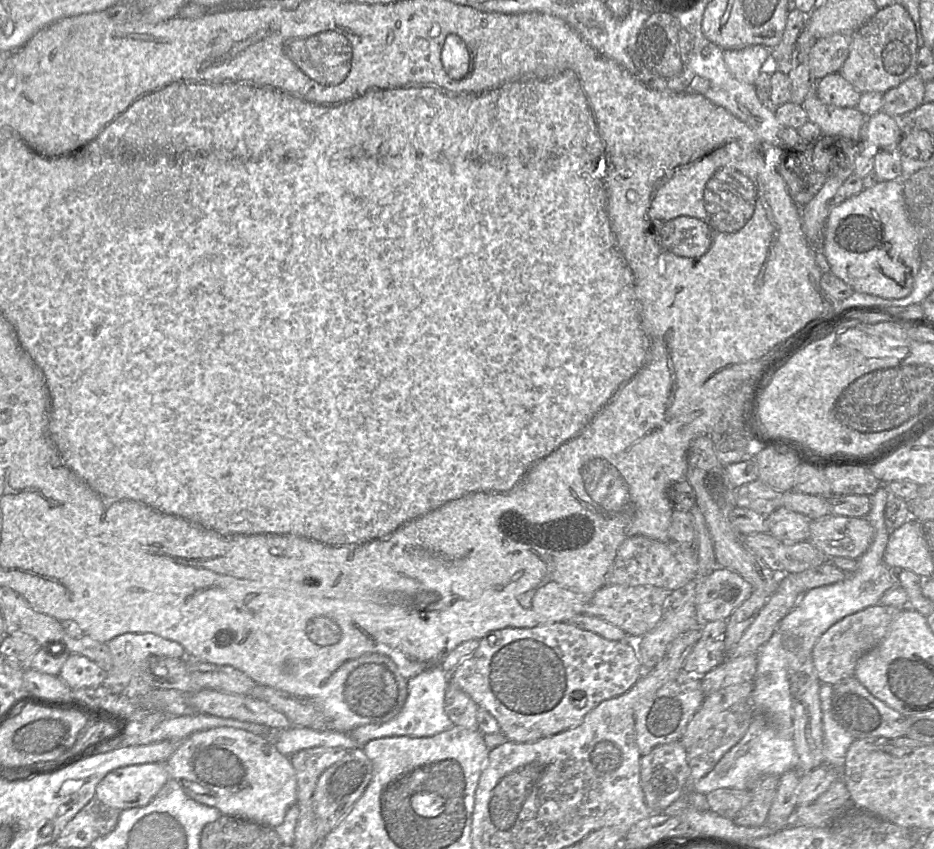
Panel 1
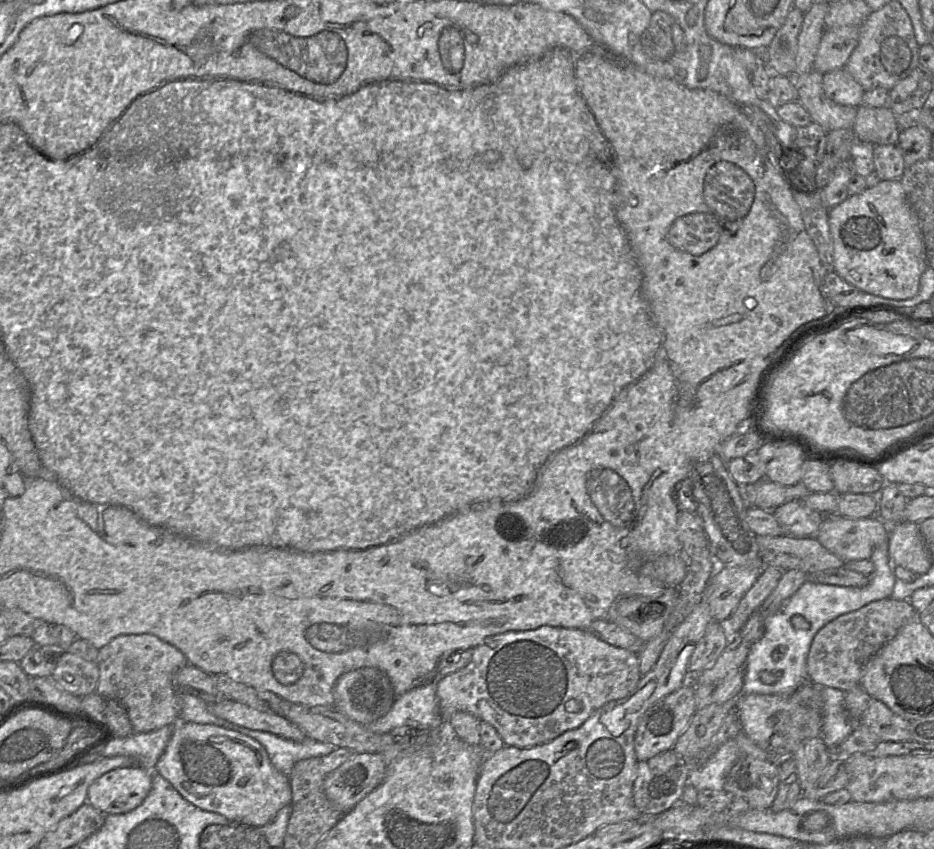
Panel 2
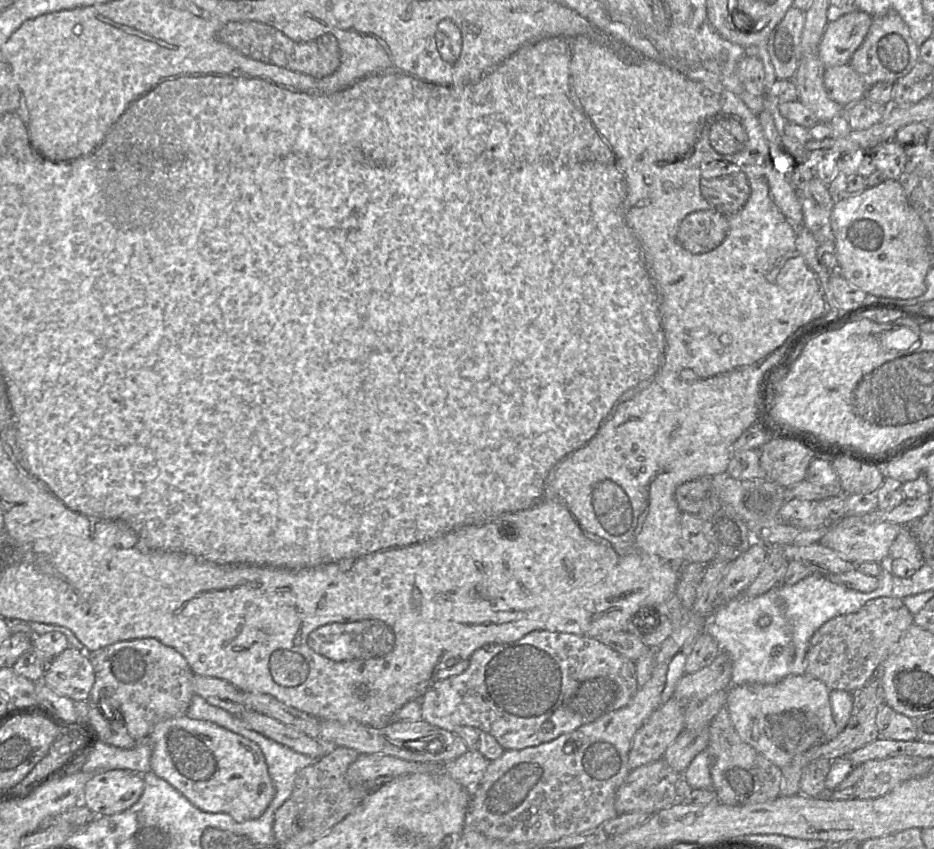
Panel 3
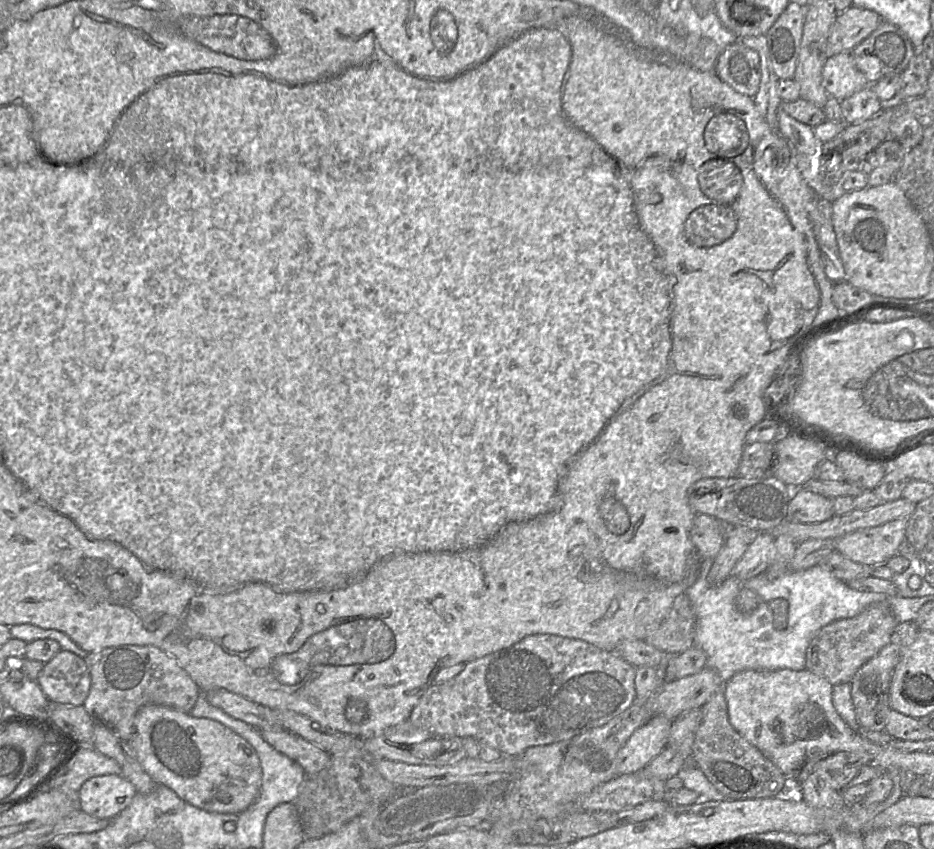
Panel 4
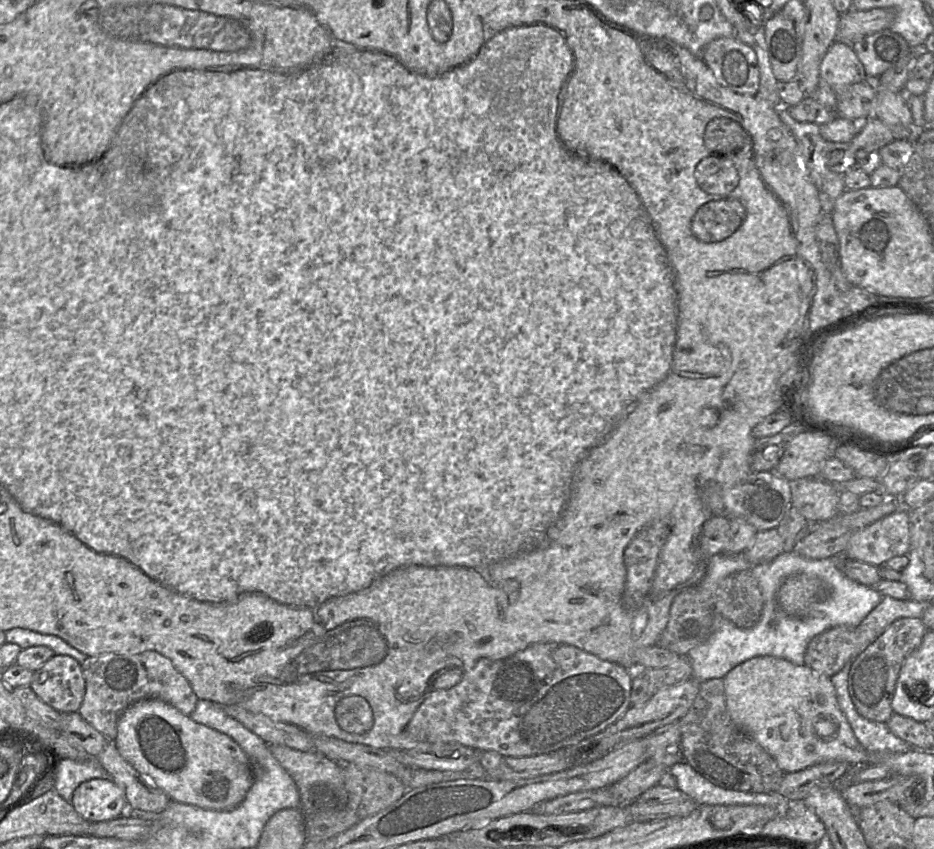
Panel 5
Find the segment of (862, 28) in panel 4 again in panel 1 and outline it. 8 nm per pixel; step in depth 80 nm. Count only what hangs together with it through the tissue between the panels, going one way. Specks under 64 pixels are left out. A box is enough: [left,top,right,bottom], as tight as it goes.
[809,33,852,81]

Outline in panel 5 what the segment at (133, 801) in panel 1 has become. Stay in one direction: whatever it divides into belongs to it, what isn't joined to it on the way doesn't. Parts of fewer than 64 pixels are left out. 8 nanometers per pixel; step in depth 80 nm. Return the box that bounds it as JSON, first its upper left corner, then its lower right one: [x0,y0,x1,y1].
[71,779,128,823]

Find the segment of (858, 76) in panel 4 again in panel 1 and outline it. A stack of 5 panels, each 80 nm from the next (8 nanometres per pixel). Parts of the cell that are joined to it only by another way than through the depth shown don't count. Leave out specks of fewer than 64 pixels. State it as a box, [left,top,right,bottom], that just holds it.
[814,72,862,108]

